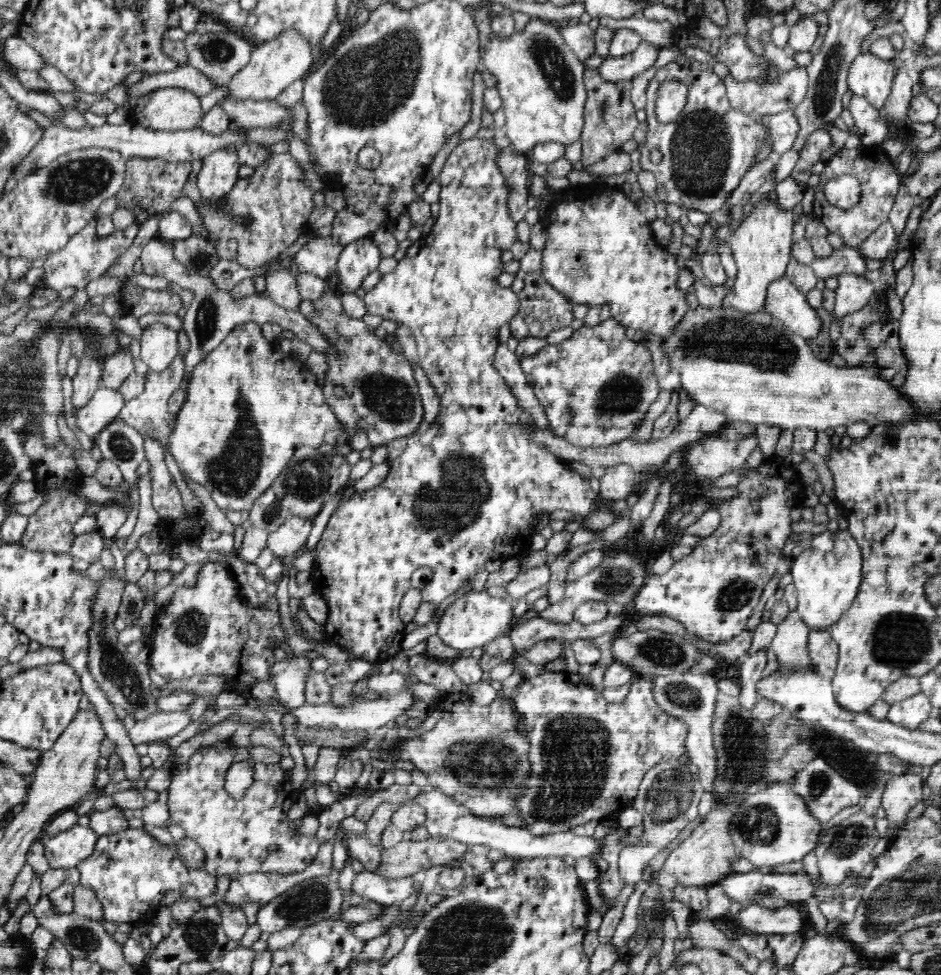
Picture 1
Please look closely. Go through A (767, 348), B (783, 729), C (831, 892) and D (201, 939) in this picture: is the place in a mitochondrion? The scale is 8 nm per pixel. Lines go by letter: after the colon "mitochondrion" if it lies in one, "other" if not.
A: mitochondrion
B: mitochondrion
C: other
D: mitochondrion

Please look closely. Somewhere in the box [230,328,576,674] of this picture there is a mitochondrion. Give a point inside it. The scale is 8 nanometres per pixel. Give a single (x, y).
(390, 397)

